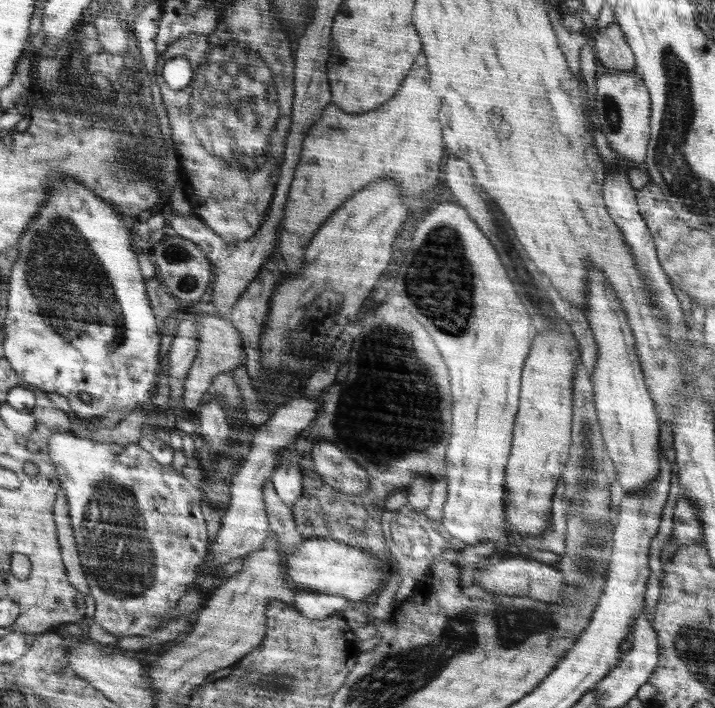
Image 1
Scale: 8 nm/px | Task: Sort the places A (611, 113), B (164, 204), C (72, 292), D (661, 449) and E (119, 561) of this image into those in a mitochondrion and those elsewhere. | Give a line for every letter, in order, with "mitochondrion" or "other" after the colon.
A: mitochondrion
B: other
C: mitochondrion
D: other
E: mitochondrion

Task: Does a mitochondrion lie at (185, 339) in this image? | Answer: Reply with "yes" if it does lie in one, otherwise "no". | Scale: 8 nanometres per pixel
no

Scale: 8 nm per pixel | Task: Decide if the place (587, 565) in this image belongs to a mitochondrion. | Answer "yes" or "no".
yes

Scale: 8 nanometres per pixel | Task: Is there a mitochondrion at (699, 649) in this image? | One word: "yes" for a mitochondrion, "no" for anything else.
yes

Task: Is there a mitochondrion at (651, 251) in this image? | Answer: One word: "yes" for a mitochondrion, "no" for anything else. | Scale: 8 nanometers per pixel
no

